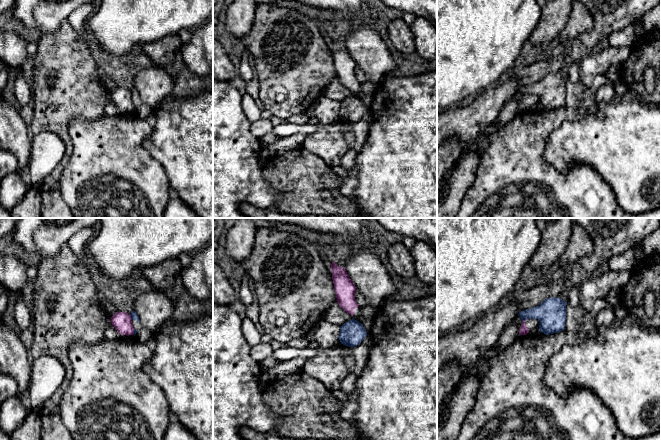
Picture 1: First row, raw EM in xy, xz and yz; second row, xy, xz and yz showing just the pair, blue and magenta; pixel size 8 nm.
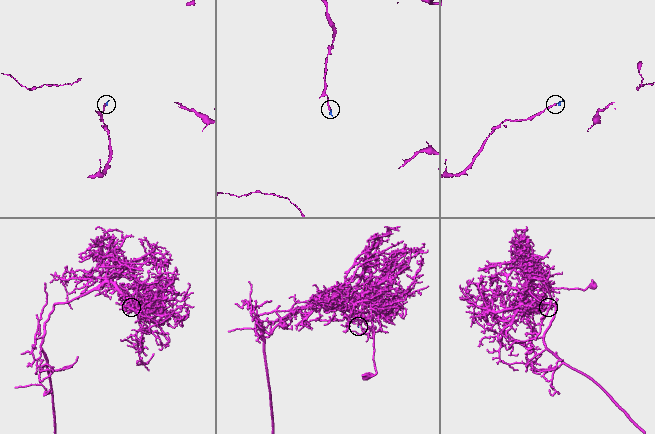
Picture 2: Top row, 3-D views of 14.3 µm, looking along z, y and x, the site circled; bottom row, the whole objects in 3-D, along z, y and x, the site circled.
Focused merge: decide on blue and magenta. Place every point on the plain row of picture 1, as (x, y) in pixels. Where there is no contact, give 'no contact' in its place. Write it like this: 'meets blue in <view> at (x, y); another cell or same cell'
meets blue in xy at (131, 93); another cell

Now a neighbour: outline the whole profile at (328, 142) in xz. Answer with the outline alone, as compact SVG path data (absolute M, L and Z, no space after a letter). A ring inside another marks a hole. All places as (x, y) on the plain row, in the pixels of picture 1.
M343 120L337 124L323 125L320 123L320 126L316 132L307 134L302 144L302 148L322 158L331 168L340 166L342 157L349 151L344 136L346 131L353 131L352 123L345 122Z

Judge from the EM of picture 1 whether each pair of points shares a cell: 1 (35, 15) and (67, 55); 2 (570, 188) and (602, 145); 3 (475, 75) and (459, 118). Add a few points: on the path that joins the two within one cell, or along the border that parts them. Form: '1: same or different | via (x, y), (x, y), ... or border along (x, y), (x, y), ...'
1: different | border along (66, 19), (57, 30), (44, 34)
2: different | border along (564, 171), (575, 163), (584, 163), (604, 181)
3: different | border along (456, 105), (447, 109)

